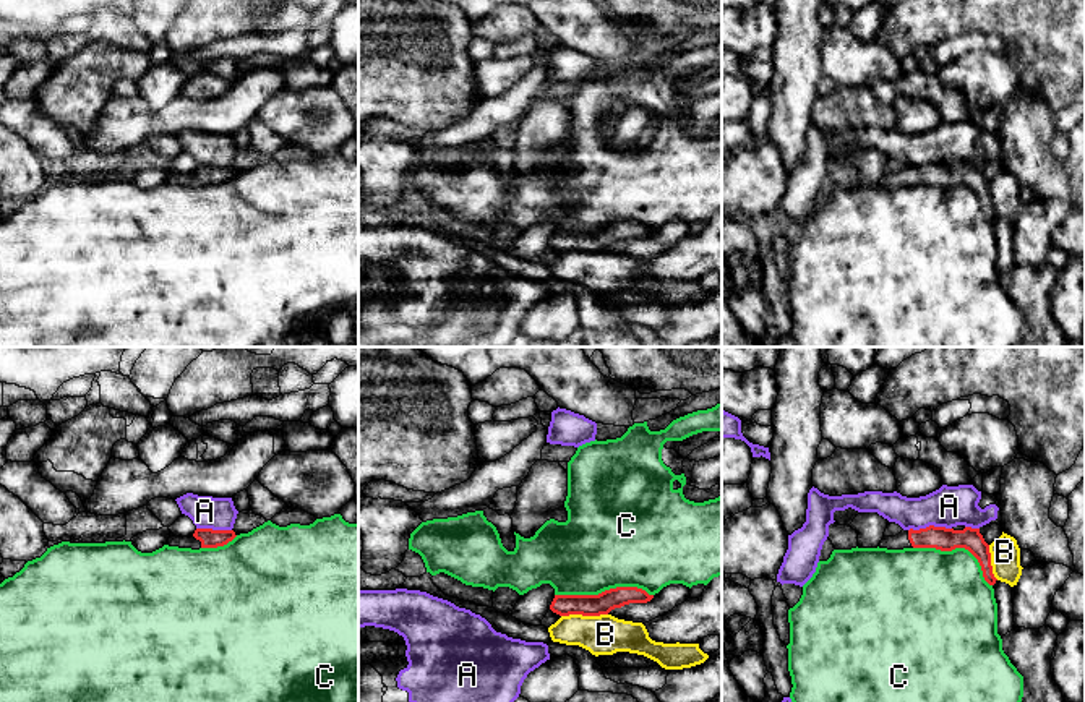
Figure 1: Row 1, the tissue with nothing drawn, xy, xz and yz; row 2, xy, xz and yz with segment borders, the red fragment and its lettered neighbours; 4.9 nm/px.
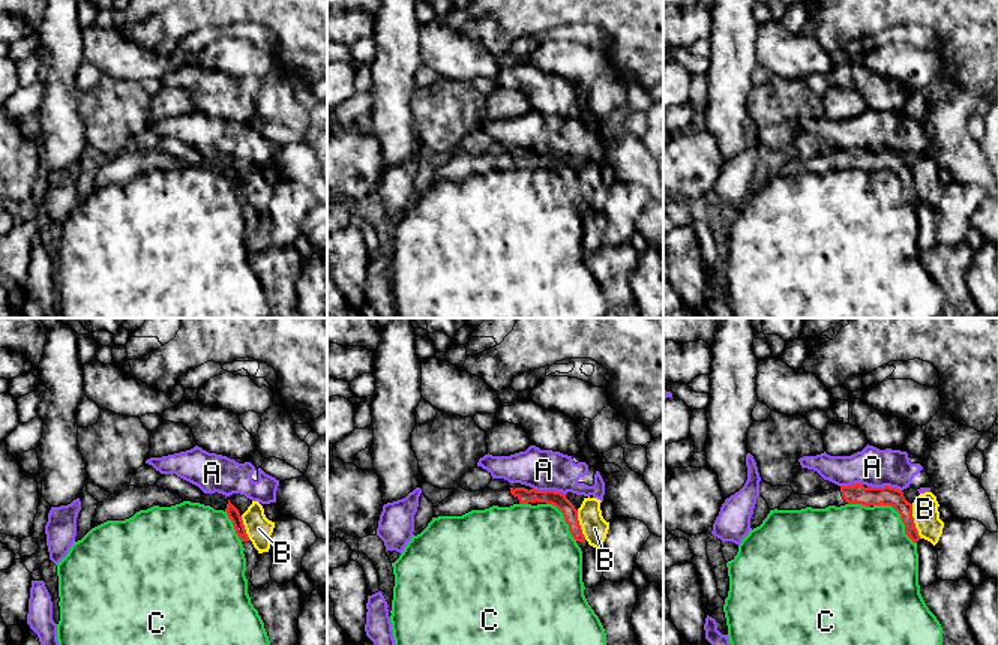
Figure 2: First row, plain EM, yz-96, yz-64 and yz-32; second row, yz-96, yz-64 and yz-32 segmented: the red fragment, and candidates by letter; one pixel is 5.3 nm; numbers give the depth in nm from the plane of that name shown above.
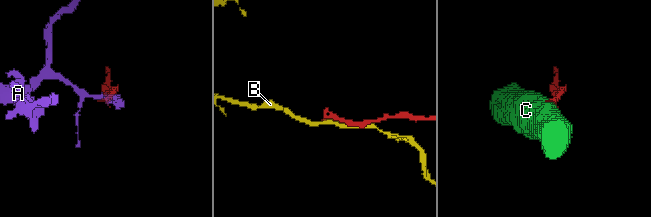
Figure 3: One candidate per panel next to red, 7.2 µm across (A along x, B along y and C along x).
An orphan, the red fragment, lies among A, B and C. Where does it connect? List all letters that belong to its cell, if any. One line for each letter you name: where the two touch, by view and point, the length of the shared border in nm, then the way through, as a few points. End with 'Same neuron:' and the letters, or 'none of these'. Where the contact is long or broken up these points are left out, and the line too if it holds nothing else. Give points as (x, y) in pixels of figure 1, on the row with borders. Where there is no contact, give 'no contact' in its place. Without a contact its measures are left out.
Same neuron: none of these

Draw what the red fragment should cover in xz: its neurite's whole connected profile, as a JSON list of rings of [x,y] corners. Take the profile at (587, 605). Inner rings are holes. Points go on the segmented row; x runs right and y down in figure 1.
[[[616,587],[598,595],[555,595],[550,610],[560,616],[600,616],[629,603],[647,603],[652,598],[654,595],[637,587]]]

